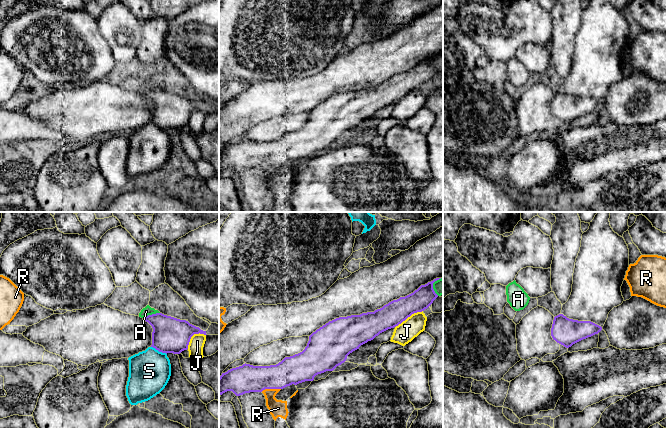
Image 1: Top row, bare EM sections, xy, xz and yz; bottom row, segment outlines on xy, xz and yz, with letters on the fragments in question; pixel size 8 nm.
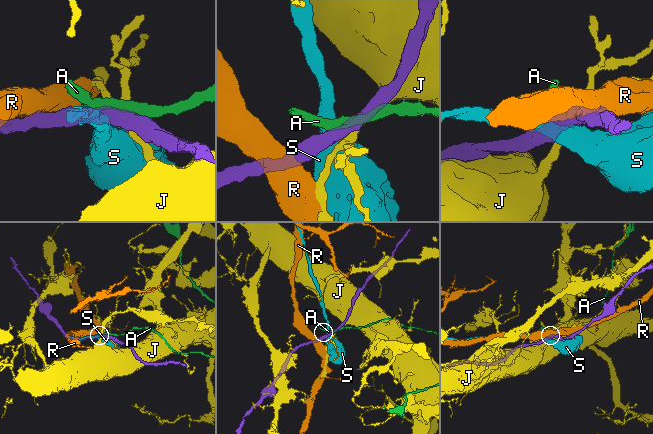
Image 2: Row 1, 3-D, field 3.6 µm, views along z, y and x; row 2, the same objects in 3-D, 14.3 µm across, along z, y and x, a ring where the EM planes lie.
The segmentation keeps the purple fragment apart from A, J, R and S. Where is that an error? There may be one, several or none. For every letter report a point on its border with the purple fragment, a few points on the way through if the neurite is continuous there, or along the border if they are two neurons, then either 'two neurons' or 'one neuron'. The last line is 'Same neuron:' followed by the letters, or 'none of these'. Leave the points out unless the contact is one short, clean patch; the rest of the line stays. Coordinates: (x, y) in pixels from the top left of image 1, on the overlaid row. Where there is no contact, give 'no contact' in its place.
A: contact xy (152, 314); two neurons
J: contact xz (408, 316); two neurons
R: contact xz (270, 388); two neurons
S: contact xy (159, 351); border xy (151, 346), (166, 354); two neurons
Same neuron: none of these

